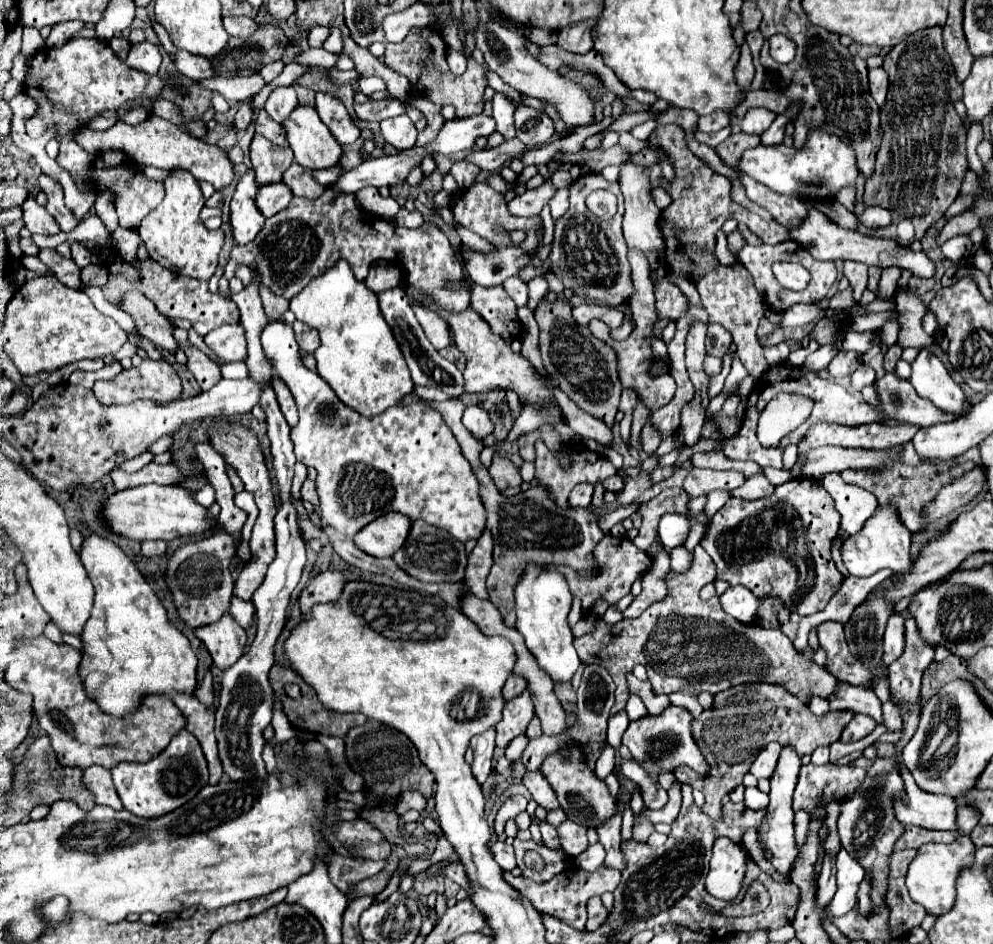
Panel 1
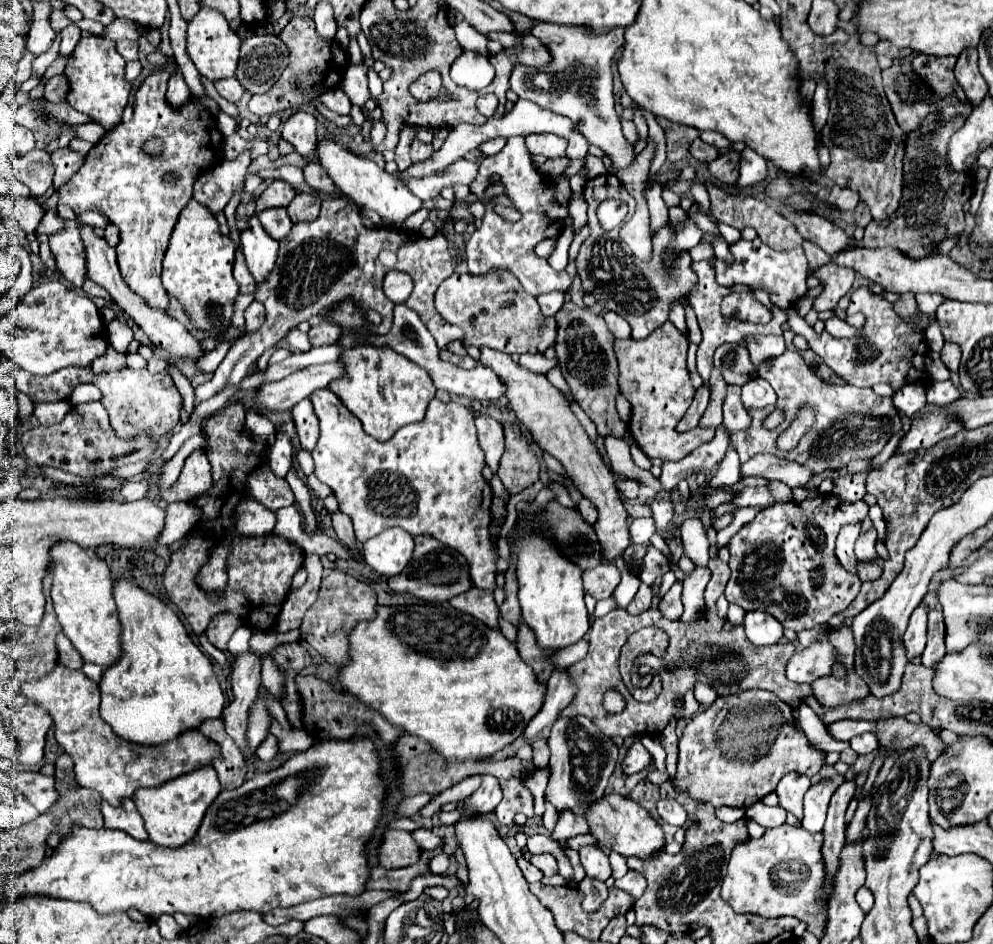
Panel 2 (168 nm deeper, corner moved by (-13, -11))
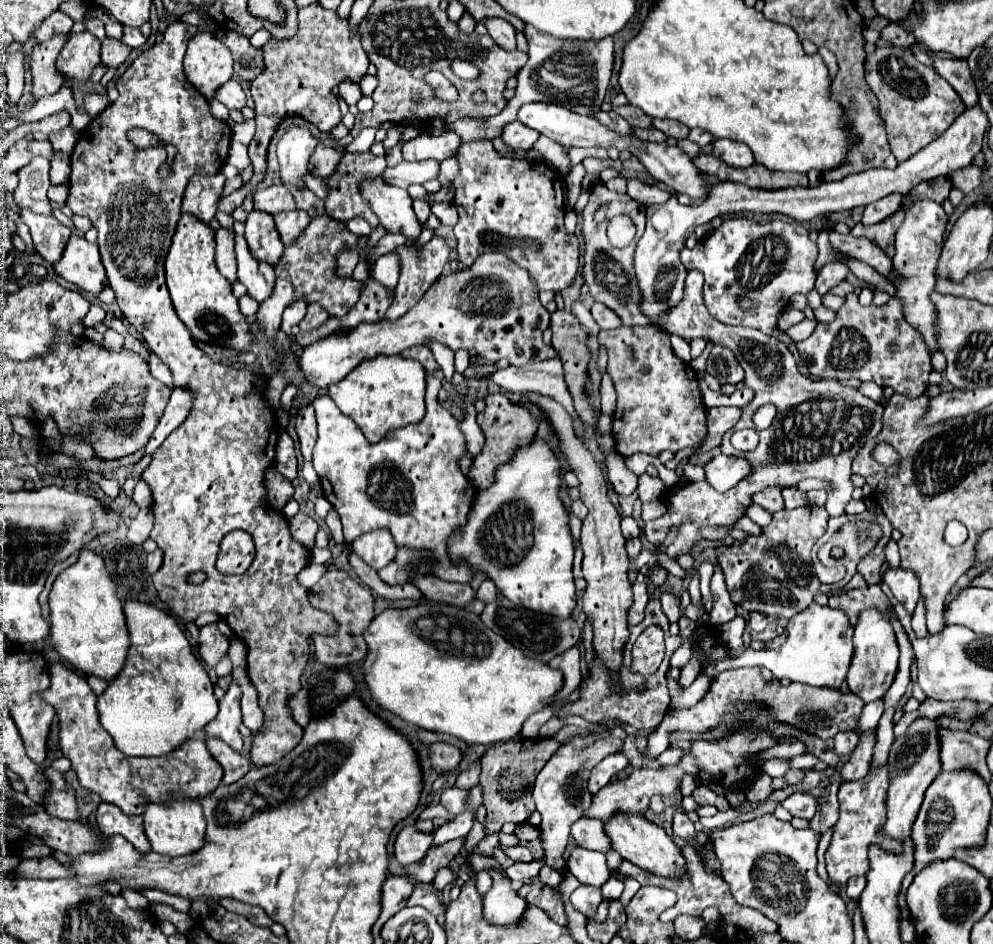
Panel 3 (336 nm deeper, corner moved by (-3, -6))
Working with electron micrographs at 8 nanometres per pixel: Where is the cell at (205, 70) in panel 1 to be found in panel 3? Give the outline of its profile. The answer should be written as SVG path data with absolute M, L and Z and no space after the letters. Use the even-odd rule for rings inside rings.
M234 79L218 89L216 99L222 101L228 109L242 109L246 105L246 93L244 93L242 85Z

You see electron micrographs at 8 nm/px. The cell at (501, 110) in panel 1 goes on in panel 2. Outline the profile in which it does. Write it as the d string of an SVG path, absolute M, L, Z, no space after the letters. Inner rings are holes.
M522 136L508 138L502 152L482 160L478 178L470 184L472 194L476 194L478 198L484 194L490 174L498 174L502 178L502 184L506 186L506 194L512 198L512 202L518 208L518 212L522 214L522 218L518 222L508 224L498 214L494 214L494 210L488 206L482 226L466 242L466 262L468 262L470 274L488 274L488 270L508 270L510 274L514 274L520 280L524 290L532 296L552 292L554 288L562 290L562 292L568 290L572 280L566 274L566 270L556 272L550 268L550 264L546 260L542 260L534 254L534 246L538 244L538 240L552 238L562 232L564 220L568 216L568 208L560 208L554 202L552 184L546 184L542 180L542 176L532 168L532 154L528 154L528 148L524 146ZM554 274L558 274L556 284L554 284Z

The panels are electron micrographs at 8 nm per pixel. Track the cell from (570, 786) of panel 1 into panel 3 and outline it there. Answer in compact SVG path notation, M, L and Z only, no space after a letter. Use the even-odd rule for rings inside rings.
M618 813L604 825L604 829L612 839L612 849L640 869L656 873L658 877L680 877L686 871L686 859L682 857L682 849L664 833L662 827L654 825L646 817Z

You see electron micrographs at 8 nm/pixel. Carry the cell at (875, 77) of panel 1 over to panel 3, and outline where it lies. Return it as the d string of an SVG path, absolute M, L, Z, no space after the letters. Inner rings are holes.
M878 43L876 51L866 55L864 75L868 87L878 97L880 117L886 125L888 143L898 161L908 159L924 145L940 137L940 133L944 133L966 109L952 85L948 85L948 81L942 79L932 67L922 65L910 49Z

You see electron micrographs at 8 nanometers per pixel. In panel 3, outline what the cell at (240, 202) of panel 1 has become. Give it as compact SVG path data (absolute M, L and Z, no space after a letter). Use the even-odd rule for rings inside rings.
M236 235L236 257L238 279L246 285L248 295L262 303L274 291L274 269L250 255L250 249L242 235Z

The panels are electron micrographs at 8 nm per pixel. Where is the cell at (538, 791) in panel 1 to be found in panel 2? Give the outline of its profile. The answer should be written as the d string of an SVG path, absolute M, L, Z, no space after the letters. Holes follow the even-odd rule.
M564 810L564 814L558 814L558 822L556 822L550 836L556 842L564 842L566 838L576 836L576 834L584 834L584 832L588 832L586 820L580 818L578 814L568 814L568 810Z

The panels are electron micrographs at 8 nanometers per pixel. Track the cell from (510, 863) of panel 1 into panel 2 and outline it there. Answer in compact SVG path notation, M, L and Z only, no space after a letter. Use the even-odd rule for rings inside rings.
M518 858L518 866L520 866L520 870L522 870L522 874L524 874L524 878L528 880L528 882L540 882L542 880L542 872L536 868L536 866L532 866L526 858Z

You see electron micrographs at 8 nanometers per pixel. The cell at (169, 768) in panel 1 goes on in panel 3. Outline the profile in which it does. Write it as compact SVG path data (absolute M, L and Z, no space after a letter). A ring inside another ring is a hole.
M192 799L170 801L168 805L148 803L144 811L144 829L152 845L152 851L168 855L168 857L180 857L180 855L190 855L202 849L204 835L206 835L206 819L202 815L200 803Z

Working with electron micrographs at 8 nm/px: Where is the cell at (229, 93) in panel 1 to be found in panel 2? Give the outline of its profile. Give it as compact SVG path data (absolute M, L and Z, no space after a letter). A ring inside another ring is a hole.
M332 88L328 92L322 92L322 94L316 96L316 100L336 114L350 114L352 102L348 100L348 96L340 88Z

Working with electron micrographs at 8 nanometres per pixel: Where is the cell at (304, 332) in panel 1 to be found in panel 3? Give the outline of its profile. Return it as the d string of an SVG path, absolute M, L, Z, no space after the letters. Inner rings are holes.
M308 305L308 313L306 317L300 321L300 329L302 331L310 331L310 329L316 329L320 327L322 323L326 323L330 319L330 315L326 313L326 309L322 309L322 305Z

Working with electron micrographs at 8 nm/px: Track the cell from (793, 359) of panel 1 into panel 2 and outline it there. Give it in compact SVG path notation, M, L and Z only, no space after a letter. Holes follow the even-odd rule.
M830 318L830 320L826 322L826 332L832 334L834 338L854 338L854 336L858 334L858 328L846 324L846 322L840 320L840 318Z

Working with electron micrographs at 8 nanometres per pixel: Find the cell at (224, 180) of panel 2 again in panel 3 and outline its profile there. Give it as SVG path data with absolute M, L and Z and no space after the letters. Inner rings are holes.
M220 173L206 177L206 175L196 175L190 179L184 201L182 201L182 213L188 213L202 223L210 223L210 219L216 213L218 199L222 195L224 187L224 177Z

